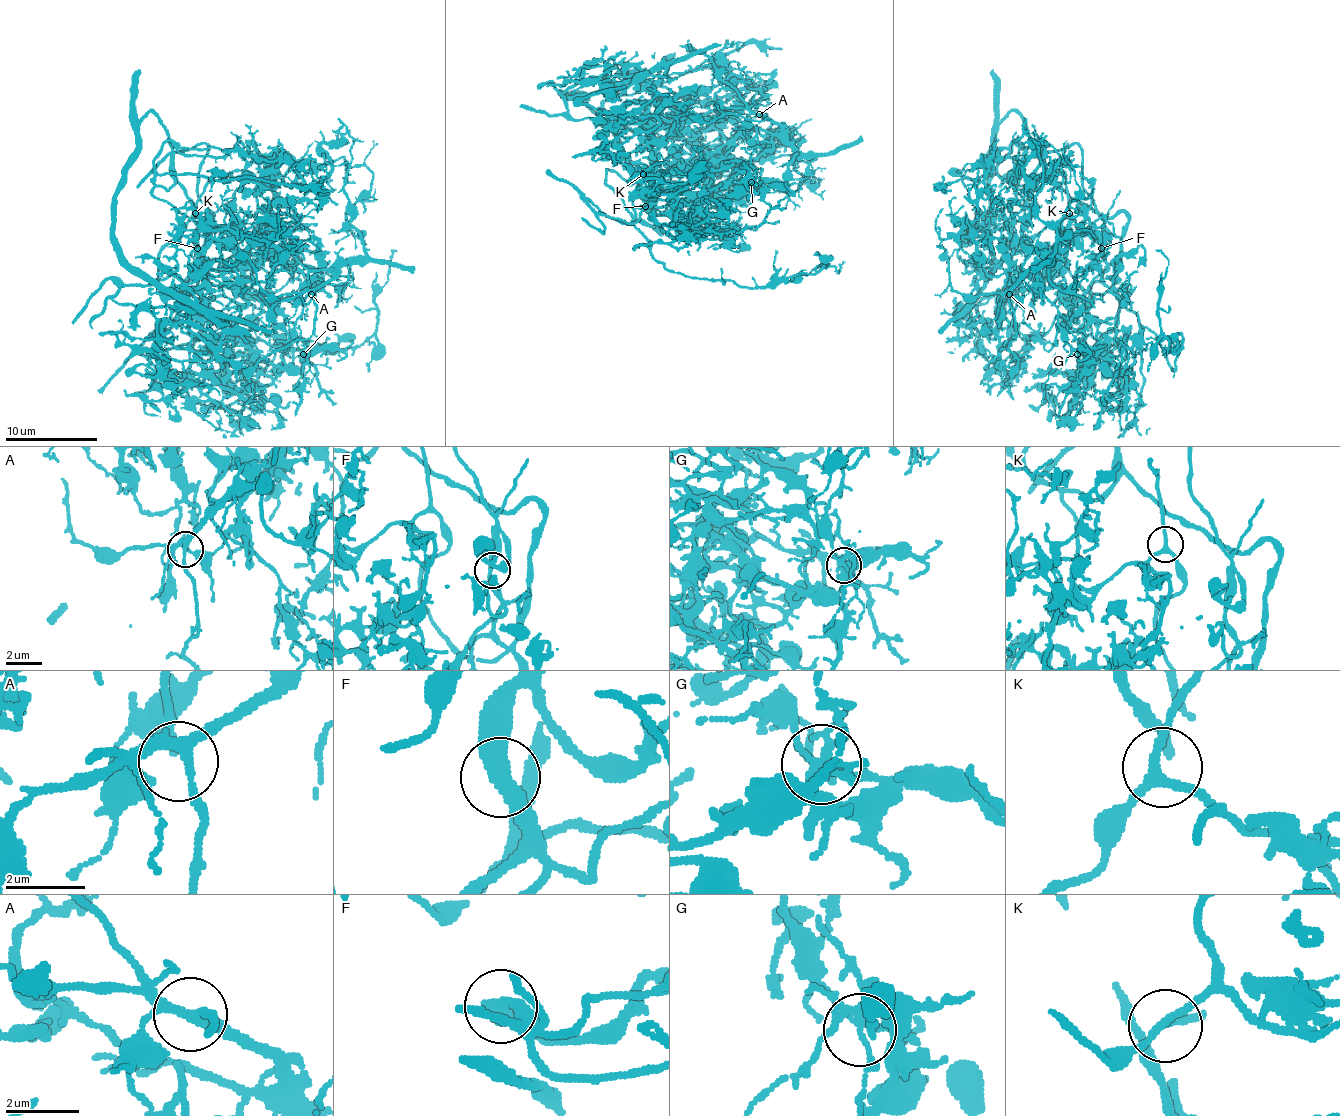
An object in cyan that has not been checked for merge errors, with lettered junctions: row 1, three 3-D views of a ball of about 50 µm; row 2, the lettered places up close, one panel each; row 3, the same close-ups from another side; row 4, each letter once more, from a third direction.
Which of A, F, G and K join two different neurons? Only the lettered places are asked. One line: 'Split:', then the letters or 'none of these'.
Split: F, G

